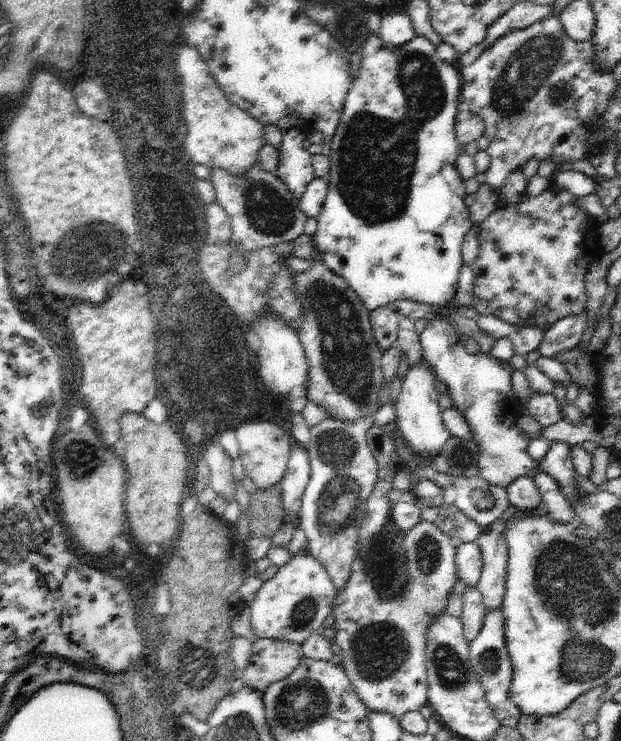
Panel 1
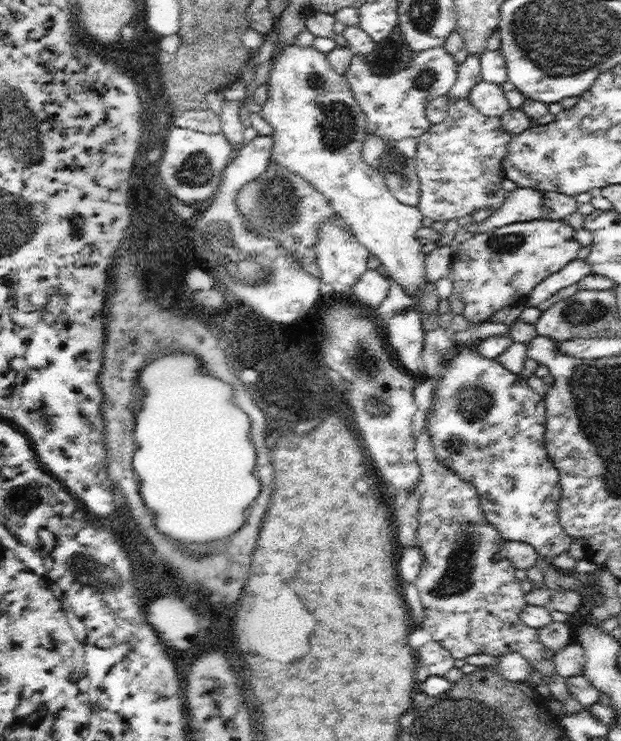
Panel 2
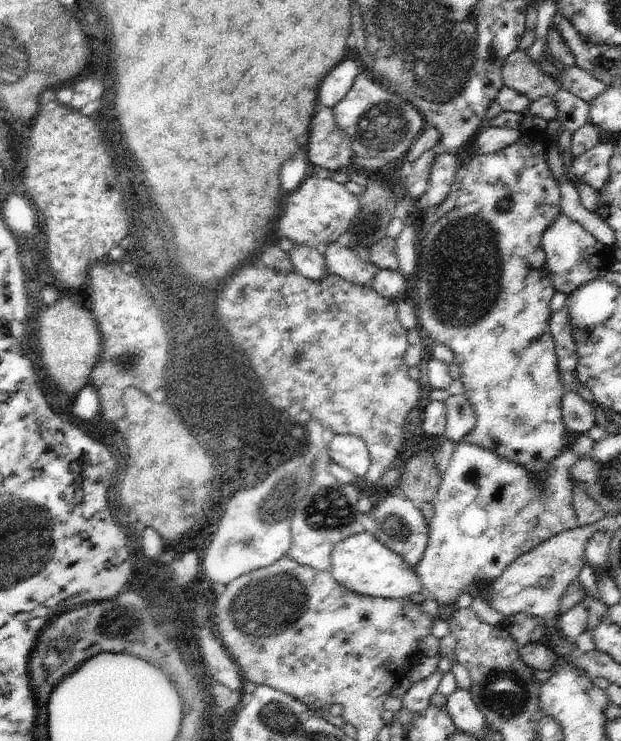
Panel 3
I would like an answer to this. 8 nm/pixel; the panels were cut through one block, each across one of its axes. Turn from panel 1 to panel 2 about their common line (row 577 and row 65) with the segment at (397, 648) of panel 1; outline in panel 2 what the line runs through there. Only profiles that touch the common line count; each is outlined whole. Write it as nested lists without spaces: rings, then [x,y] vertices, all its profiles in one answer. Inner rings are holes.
[[[435,46],[415,52],[409,60],[409,66],[389,78],[375,76],[367,70],[367,62],[357,58],[351,60],[349,70],[343,76],[347,78],[355,104],[365,114],[367,132],[381,134],[389,140],[401,140],[407,136],[417,138],[429,130],[431,122],[425,116],[425,104],[429,104],[437,96],[447,96],[449,88],[453,88],[457,80],[457,72],[459,70],[455,56],[451,56],[443,46]]]

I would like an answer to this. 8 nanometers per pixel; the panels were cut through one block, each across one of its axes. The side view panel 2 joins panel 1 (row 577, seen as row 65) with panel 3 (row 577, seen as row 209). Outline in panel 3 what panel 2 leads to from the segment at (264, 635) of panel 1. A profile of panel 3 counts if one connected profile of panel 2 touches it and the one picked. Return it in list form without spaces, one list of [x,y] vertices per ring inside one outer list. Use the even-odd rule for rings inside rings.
[[[369,532],[347,536],[333,546],[329,574],[343,588],[347,588],[359,596],[367,596],[367,598],[403,600],[405,596],[421,590],[421,582],[419,582],[415,570],[407,568],[407,564],[403,564],[403,560],[393,550],[389,550],[385,544],[381,544],[377,538],[373,538]]]

